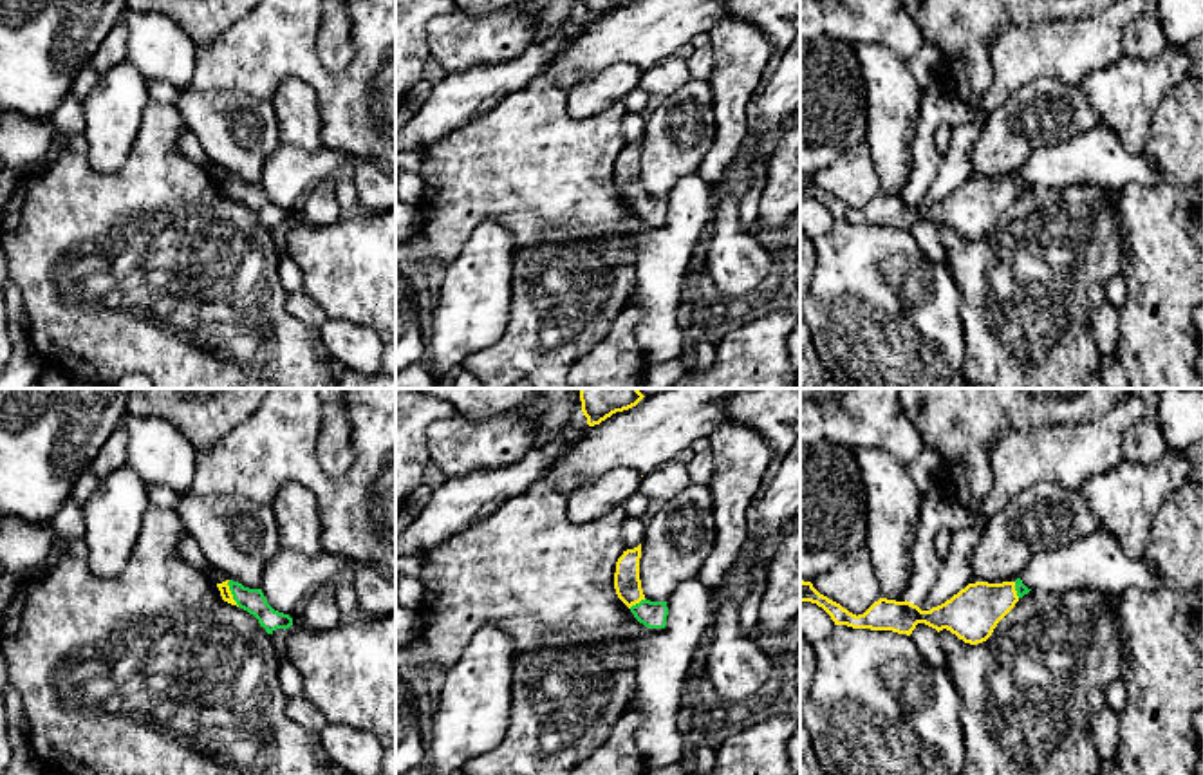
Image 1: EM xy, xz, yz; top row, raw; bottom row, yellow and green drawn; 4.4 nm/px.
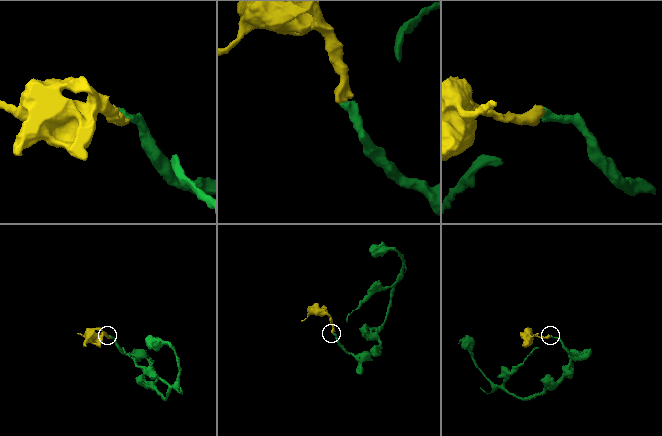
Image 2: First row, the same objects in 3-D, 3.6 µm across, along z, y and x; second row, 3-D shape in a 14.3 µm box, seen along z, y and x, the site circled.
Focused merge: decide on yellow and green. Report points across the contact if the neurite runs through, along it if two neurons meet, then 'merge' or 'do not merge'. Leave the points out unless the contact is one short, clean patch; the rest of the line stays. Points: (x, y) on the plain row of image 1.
runs through xy (226, 190), (230, 188), (251, 196); merge

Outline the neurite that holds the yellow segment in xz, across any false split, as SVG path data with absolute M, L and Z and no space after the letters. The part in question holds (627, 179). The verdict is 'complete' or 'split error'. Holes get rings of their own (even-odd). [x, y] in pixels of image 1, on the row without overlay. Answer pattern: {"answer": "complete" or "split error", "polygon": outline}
{"answer": "split error", "polygon": "M641 139L623 146L618 154L614 168L616 190L639 219L648 224L665 224L668 211L667 197L650 197L645 193L639 175L639 154Z"}

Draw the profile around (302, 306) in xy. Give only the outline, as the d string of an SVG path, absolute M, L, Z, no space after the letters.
M303 291L289 294L289 313L316 329L329 320L325 311Z

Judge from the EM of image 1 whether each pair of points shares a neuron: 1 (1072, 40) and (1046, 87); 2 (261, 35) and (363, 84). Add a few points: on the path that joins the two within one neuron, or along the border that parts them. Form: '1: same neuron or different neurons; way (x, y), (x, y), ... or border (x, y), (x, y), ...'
1: different neurons; border (1077, 84), (1035, 76), (1012, 93)
2: same neuron; way (286, 47), (322, 82), (338, 84)

